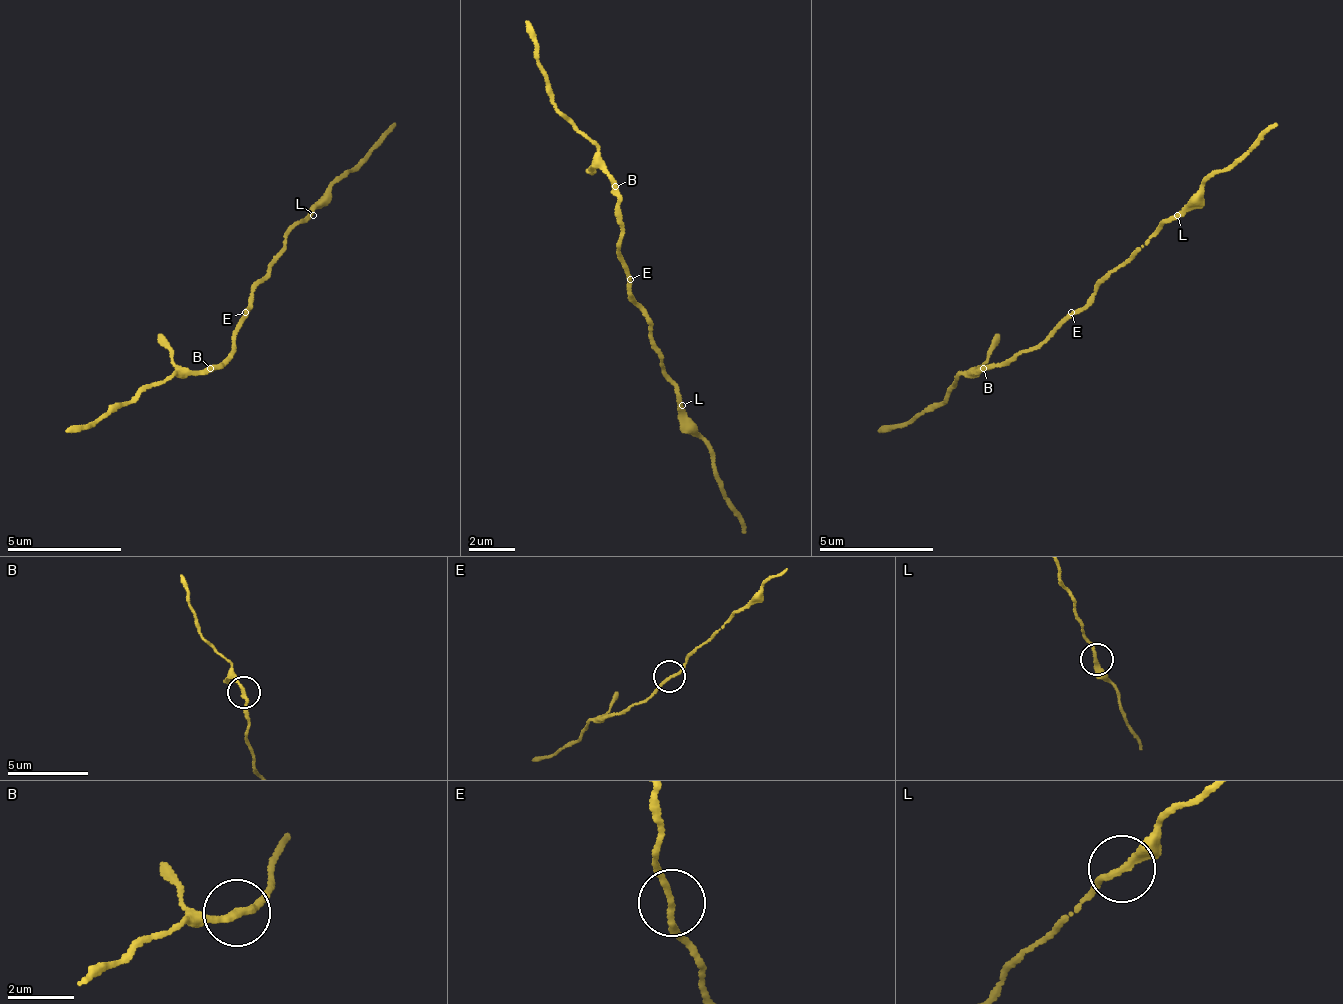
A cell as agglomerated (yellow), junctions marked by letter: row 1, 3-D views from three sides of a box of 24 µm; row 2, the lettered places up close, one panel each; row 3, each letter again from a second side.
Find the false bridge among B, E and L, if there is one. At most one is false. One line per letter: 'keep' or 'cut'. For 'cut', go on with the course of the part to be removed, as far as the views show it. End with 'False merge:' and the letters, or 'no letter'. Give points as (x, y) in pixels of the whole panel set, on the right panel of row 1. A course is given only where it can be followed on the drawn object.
B: keep
E: keep
L: keep
False merge: no letter

